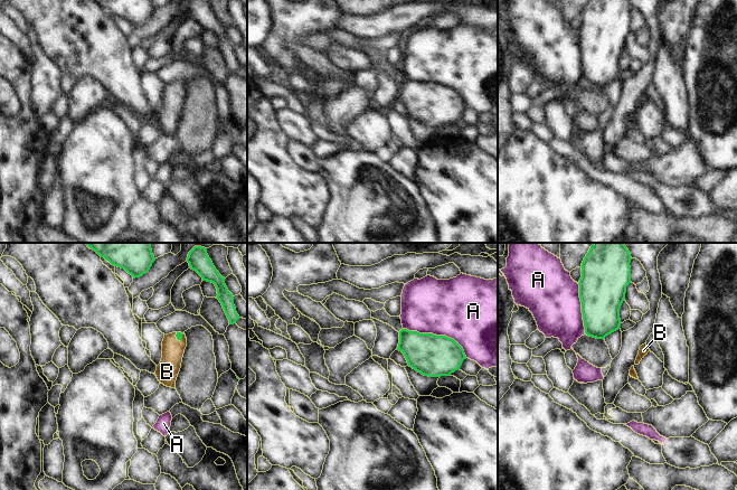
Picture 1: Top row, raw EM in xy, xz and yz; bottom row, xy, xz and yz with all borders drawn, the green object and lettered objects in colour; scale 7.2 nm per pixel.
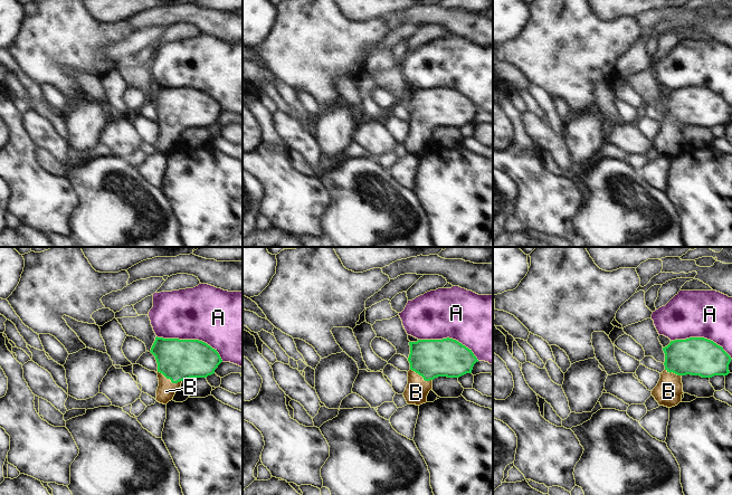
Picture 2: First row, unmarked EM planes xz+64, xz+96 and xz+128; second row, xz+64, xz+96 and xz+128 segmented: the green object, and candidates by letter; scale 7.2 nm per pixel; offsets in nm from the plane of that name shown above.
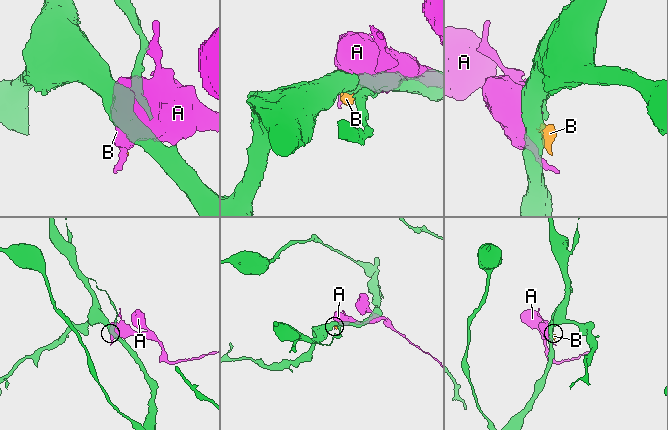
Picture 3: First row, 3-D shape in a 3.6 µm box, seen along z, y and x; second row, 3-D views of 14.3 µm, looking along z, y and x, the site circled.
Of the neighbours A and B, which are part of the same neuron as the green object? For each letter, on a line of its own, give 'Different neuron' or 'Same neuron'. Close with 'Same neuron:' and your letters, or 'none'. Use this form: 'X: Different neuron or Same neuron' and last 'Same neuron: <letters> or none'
A: Different neuron
B: Same neuron
Same neuron: B

